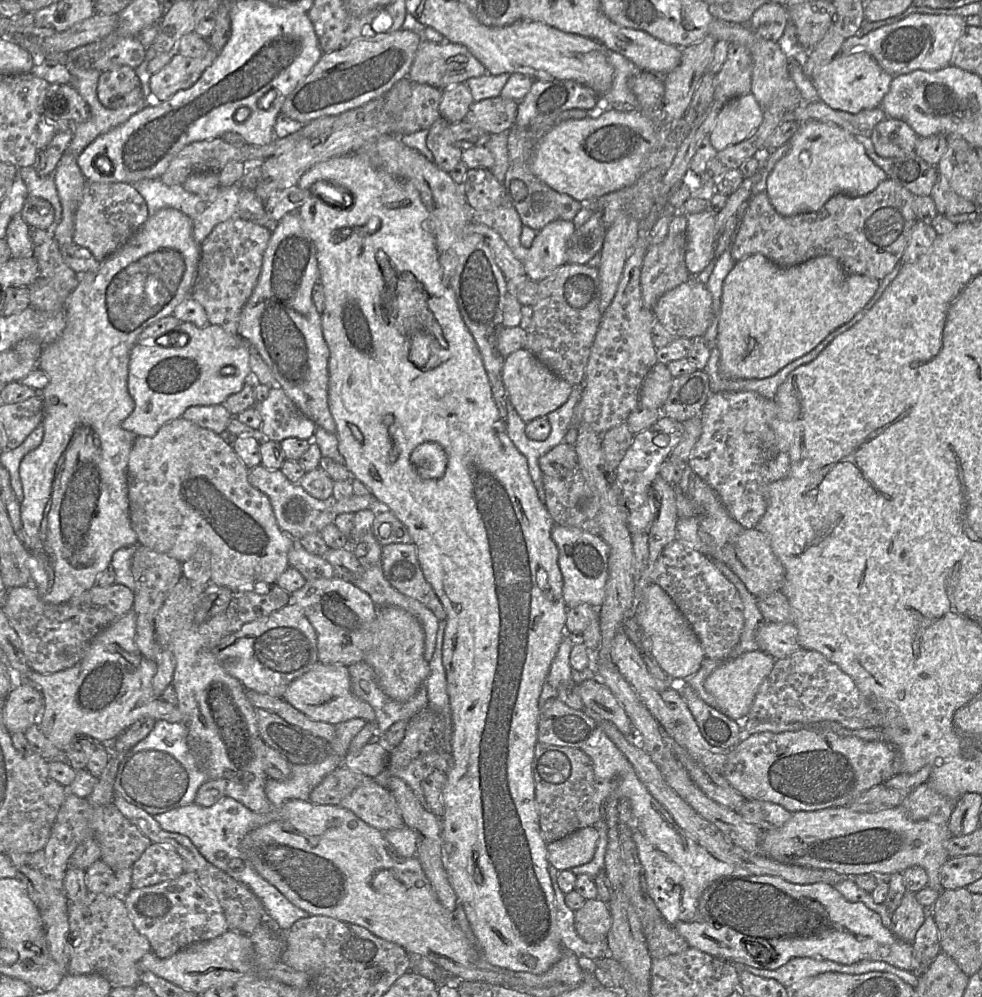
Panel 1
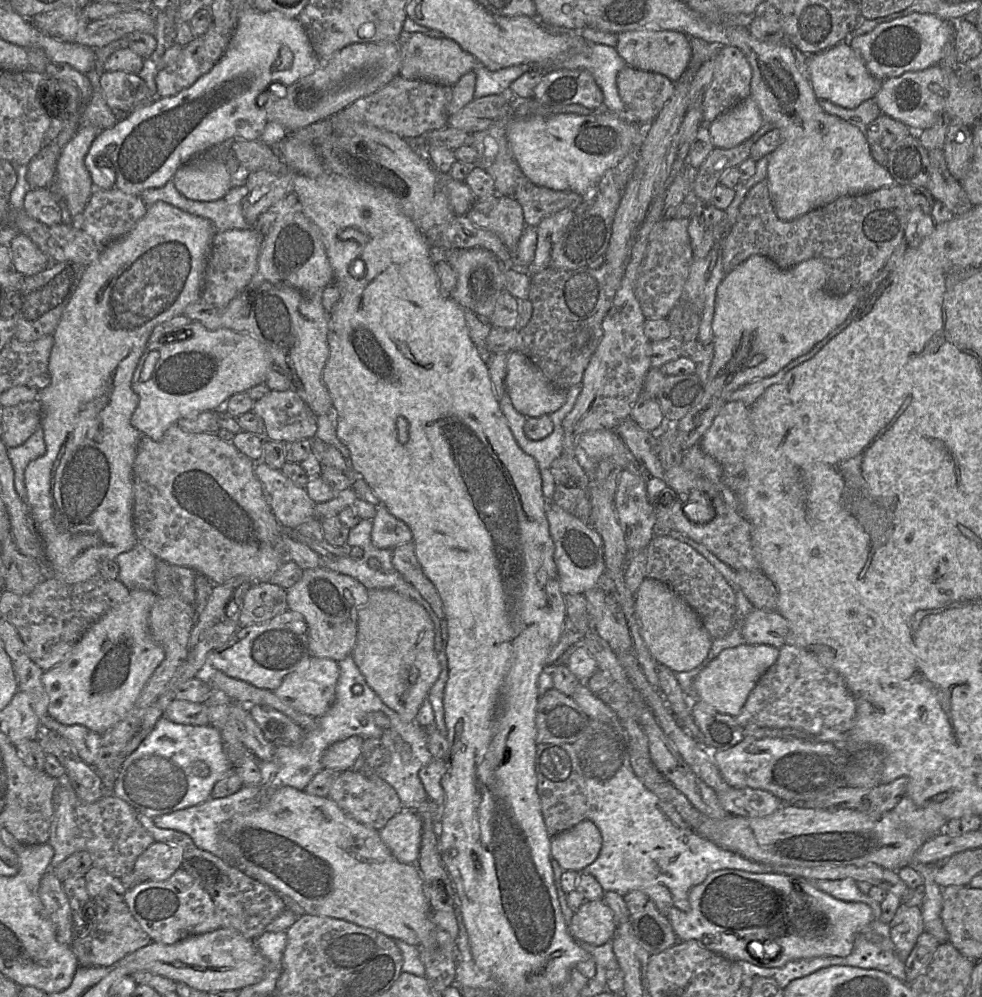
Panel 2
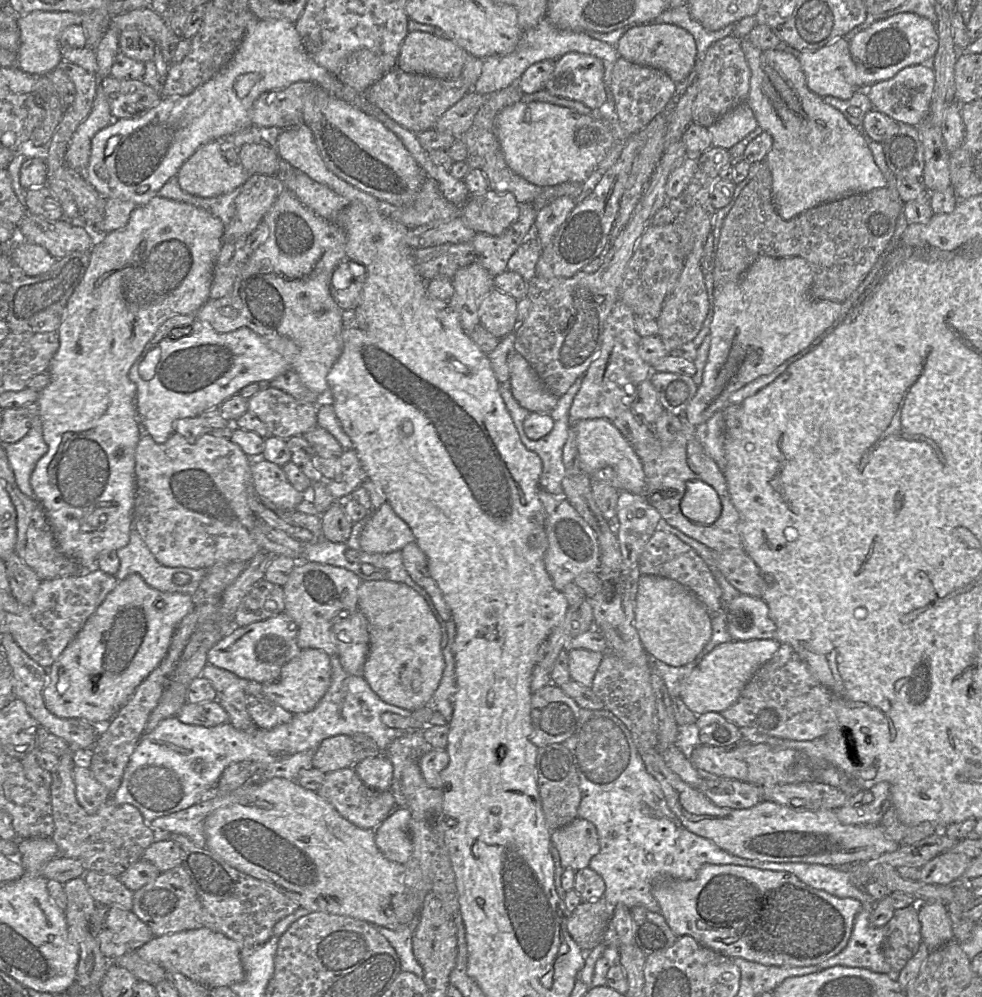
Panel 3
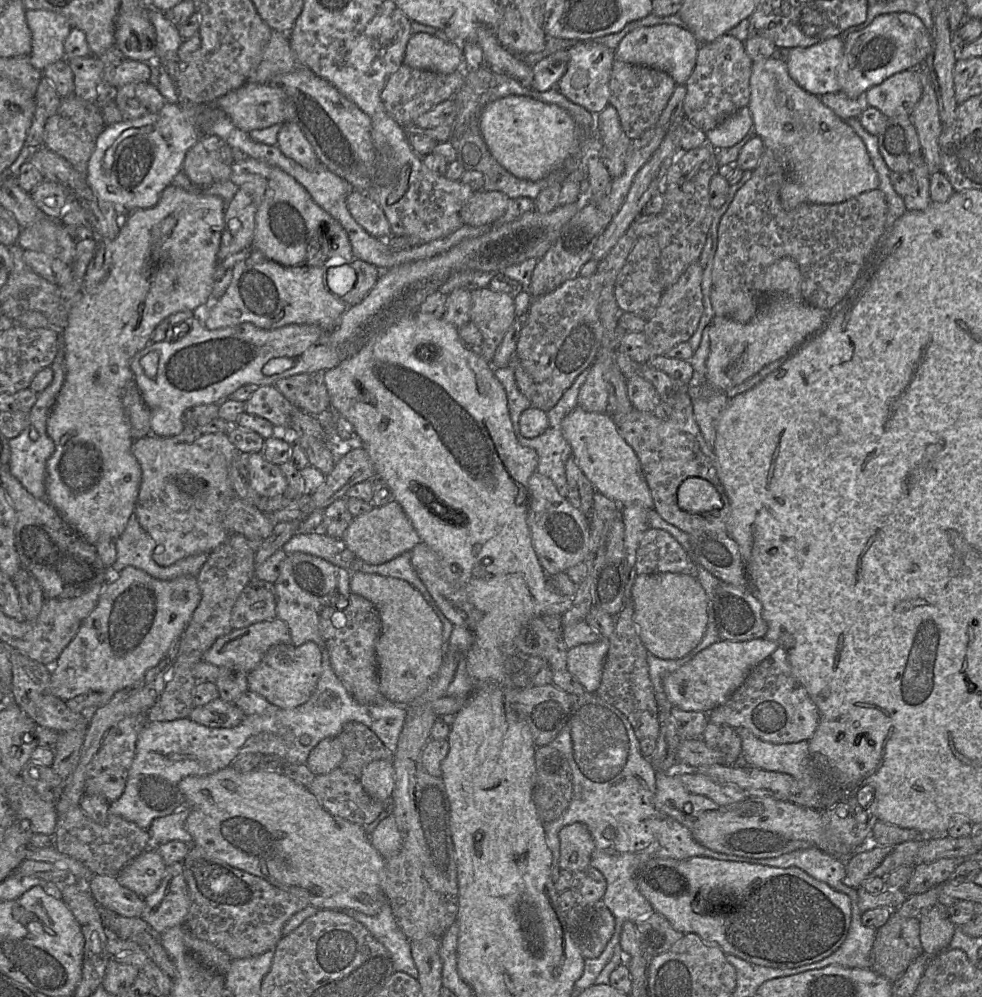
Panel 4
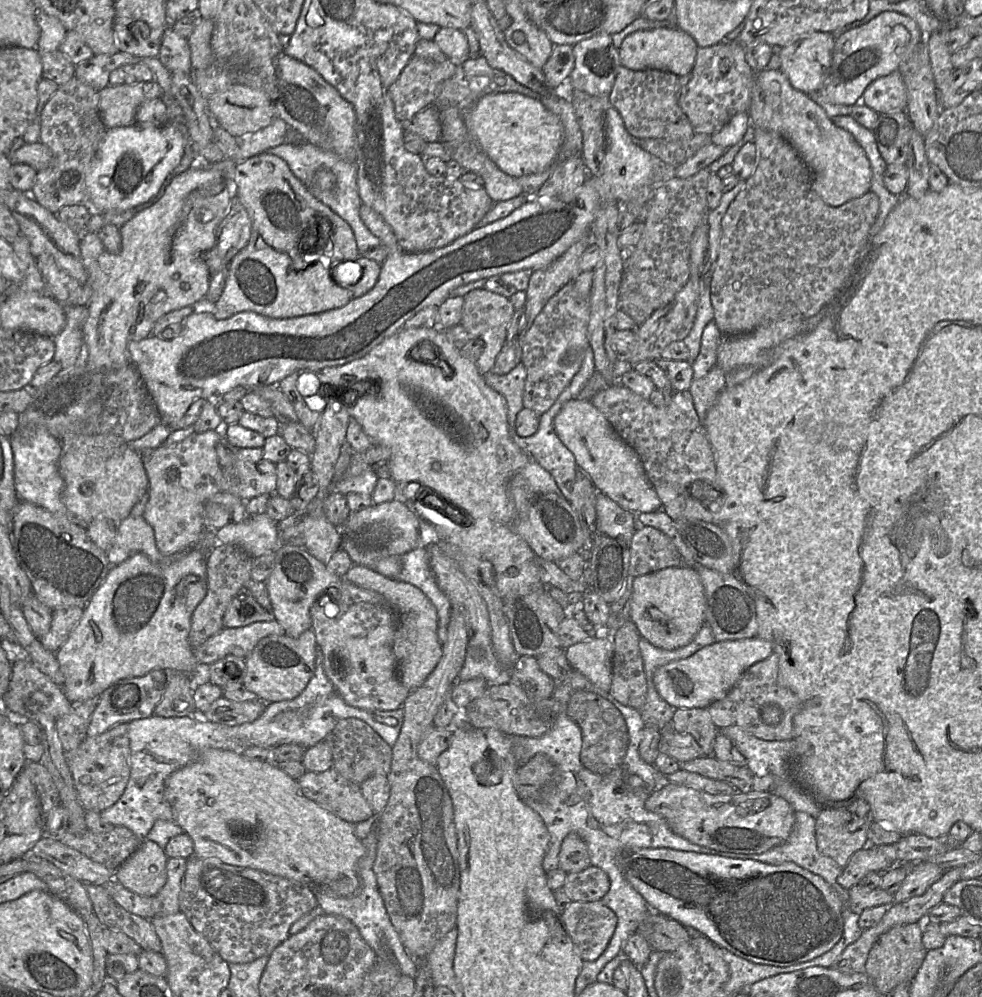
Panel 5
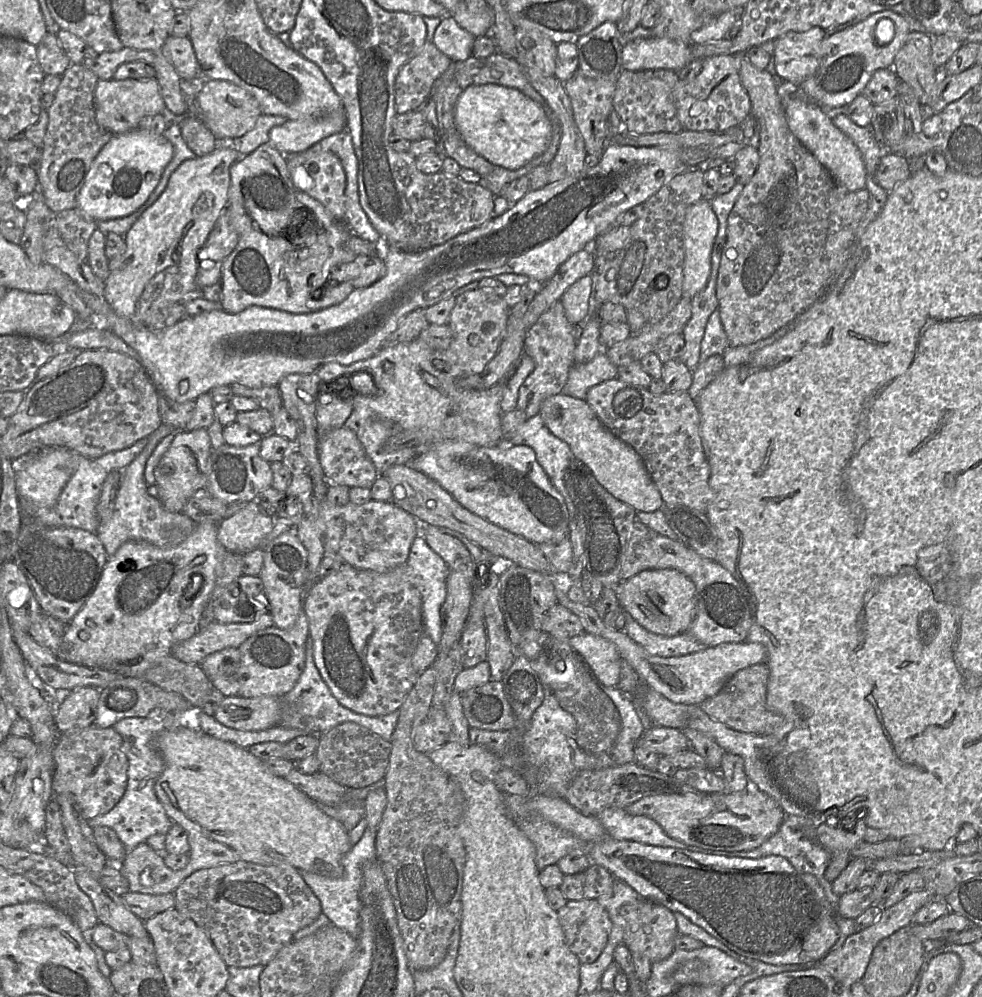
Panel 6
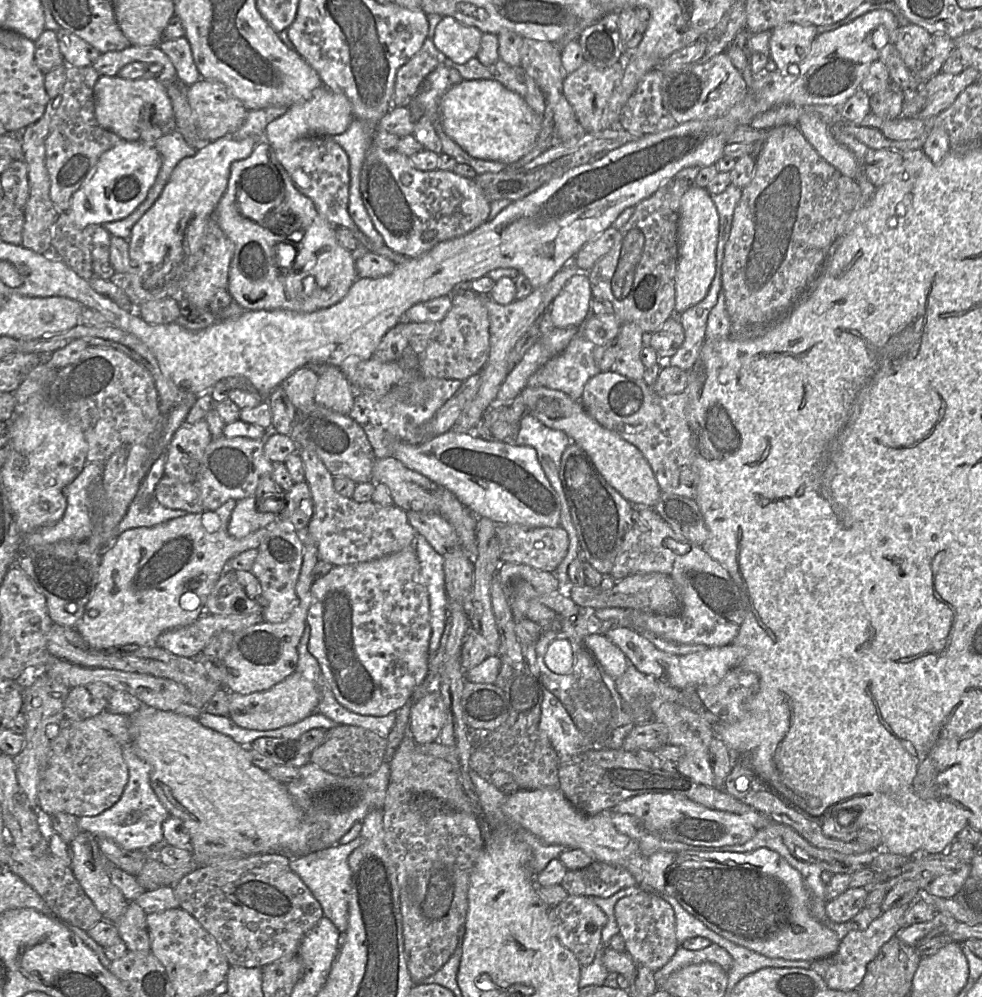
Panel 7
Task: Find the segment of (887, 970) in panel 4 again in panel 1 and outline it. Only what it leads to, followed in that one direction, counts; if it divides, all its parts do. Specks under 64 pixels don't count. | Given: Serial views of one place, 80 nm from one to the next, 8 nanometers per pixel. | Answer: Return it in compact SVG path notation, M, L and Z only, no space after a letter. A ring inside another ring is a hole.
M906 892L899 907L892 914L891 931L896 938L913 943L923 925L928 909L916 899L915 893Z

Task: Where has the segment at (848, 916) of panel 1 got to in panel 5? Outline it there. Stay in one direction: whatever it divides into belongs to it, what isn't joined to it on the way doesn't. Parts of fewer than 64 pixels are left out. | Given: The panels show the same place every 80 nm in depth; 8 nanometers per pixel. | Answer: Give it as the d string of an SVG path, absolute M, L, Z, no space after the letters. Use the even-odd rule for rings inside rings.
M639 848L628 849L619 854L618 866L627 881L645 899L652 911L669 917L686 928L696 930L698 934L705 936L718 947L757 964L787 967L811 961L830 951L843 935L843 904L837 892L820 876L792 862L772 865L755 860L731 859L671 848Z

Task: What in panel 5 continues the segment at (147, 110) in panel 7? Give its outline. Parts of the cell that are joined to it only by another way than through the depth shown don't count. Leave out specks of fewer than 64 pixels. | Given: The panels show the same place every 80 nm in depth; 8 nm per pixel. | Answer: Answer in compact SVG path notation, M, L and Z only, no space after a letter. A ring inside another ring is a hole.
M152 80L133 84L108 85L99 92L99 113L107 129L129 126L135 123L138 107L145 101L162 97L159 84Z

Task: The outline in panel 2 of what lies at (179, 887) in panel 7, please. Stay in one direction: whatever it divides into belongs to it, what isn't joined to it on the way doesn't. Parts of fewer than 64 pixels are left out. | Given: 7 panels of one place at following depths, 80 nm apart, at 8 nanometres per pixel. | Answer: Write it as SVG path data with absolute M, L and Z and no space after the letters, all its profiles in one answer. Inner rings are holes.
M138 813L141 825L156 842L177 845L182 850L182 868L210 895L221 928L234 930L249 940L255 940L266 931L266 927L284 911L286 900L268 886L241 872L212 853L199 849L190 836L172 829L158 828L153 819Z

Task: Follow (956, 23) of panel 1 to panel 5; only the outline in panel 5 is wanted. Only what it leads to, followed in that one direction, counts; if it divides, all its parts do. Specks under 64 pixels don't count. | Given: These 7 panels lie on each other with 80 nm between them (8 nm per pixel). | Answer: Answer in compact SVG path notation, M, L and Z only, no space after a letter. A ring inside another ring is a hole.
M892 11L882 12L868 23L835 39L831 69L818 91L834 104L853 106L861 100L865 89L874 80L898 70L925 38L926 35L910 17Z

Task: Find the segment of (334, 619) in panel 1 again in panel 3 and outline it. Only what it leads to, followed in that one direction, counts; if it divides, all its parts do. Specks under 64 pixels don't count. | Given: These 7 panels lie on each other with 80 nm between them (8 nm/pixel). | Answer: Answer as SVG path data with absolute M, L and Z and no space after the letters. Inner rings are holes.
M296 561L284 591L284 612L297 624L297 645L300 649L314 648L328 656L337 656L338 648L332 632L333 619L342 611L358 610L357 590L361 579L340 567L311 561Z

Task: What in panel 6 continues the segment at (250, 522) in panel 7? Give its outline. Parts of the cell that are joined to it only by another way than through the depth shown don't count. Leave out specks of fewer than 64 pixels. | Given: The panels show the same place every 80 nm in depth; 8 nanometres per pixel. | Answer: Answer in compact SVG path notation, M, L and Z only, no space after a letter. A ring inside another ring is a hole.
M251 501L219 523L217 540L228 551L246 554L260 547L275 523L275 517L261 512L255 501Z

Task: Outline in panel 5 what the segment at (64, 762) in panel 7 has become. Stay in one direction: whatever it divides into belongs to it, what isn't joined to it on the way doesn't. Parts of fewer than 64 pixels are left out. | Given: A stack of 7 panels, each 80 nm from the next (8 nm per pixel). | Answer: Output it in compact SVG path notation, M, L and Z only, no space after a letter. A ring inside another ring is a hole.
M128 723L116 725L106 732L89 737L73 751L65 752L79 800L86 811L102 812L123 795L130 778L130 741Z

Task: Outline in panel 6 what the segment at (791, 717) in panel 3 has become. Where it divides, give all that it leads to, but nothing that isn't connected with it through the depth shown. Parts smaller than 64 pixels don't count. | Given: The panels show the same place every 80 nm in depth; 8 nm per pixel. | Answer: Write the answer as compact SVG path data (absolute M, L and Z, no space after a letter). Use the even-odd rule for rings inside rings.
M765 662L741 669L727 681L715 696L706 699L701 707L709 717L730 728L758 736L771 736L781 725L781 717L767 707L769 675L770 670Z

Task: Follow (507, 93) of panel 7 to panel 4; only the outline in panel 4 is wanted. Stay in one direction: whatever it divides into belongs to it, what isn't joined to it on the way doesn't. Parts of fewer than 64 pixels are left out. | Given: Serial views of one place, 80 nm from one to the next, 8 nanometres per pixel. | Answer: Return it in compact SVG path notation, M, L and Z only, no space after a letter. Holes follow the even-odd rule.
M511 95L489 103L480 117L482 136L495 159L514 176L537 181L559 167L579 136L572 116L563 108L529 96Z

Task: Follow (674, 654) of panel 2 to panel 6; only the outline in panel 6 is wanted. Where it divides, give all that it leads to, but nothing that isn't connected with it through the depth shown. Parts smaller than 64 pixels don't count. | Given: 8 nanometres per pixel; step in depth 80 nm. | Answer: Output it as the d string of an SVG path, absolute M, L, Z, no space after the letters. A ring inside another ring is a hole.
M650 569L639 572L616 587L619 606L646 630L662 635L686 633L696 615L694 583L676 569Z

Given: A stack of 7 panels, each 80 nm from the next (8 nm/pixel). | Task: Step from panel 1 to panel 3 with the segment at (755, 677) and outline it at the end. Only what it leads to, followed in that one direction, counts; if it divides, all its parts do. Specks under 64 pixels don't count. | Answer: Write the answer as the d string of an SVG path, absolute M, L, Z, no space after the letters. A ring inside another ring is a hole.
M775 639L730 641L716 646L693 669L680 685L679 696L695 714L721 713L739 699L744 687L755 672L769 661L781 643Z

